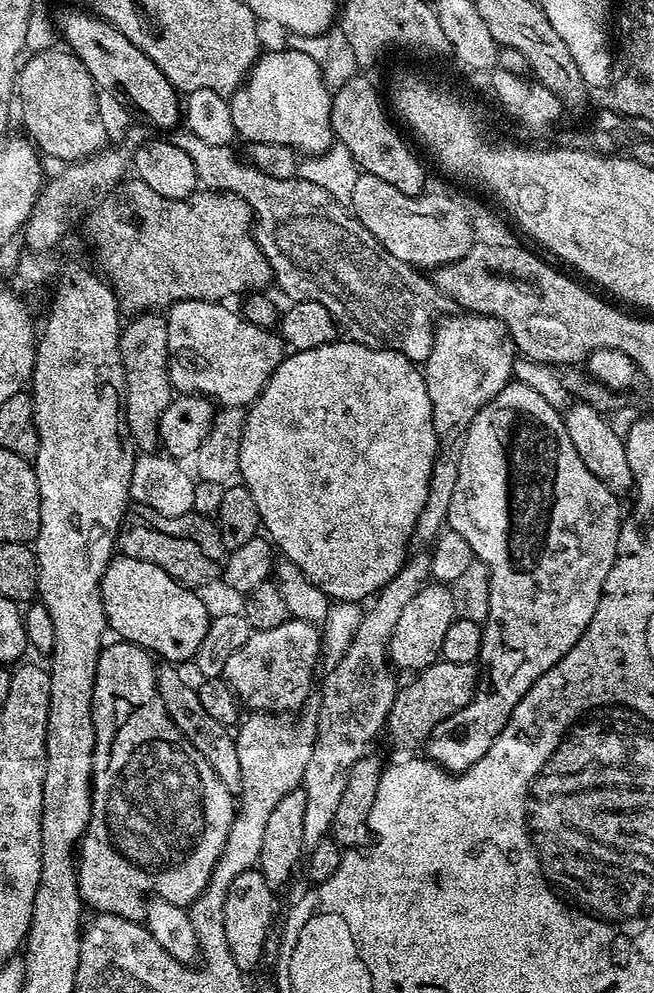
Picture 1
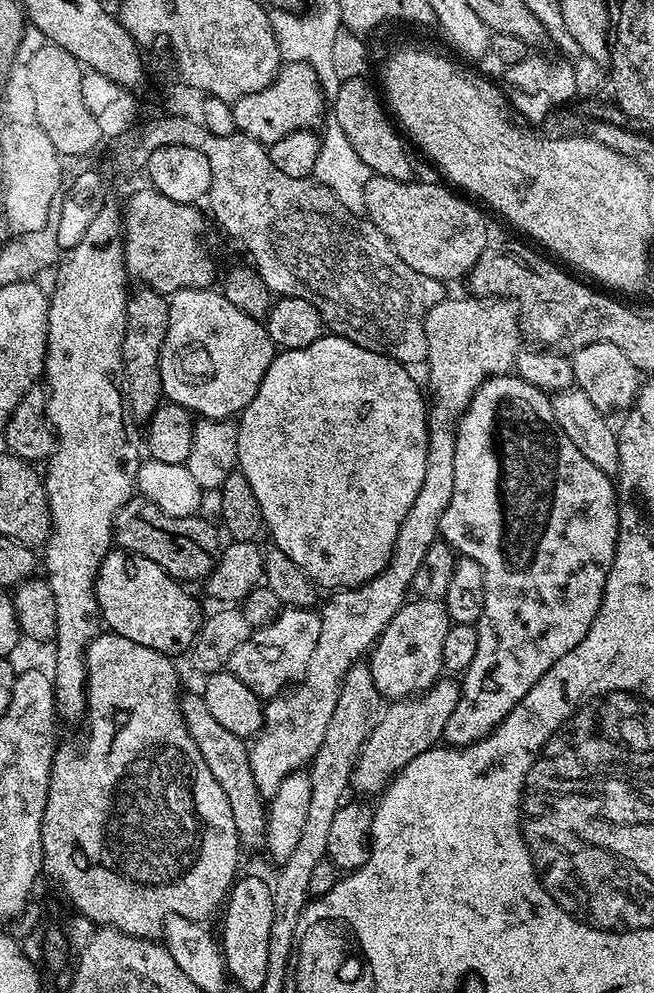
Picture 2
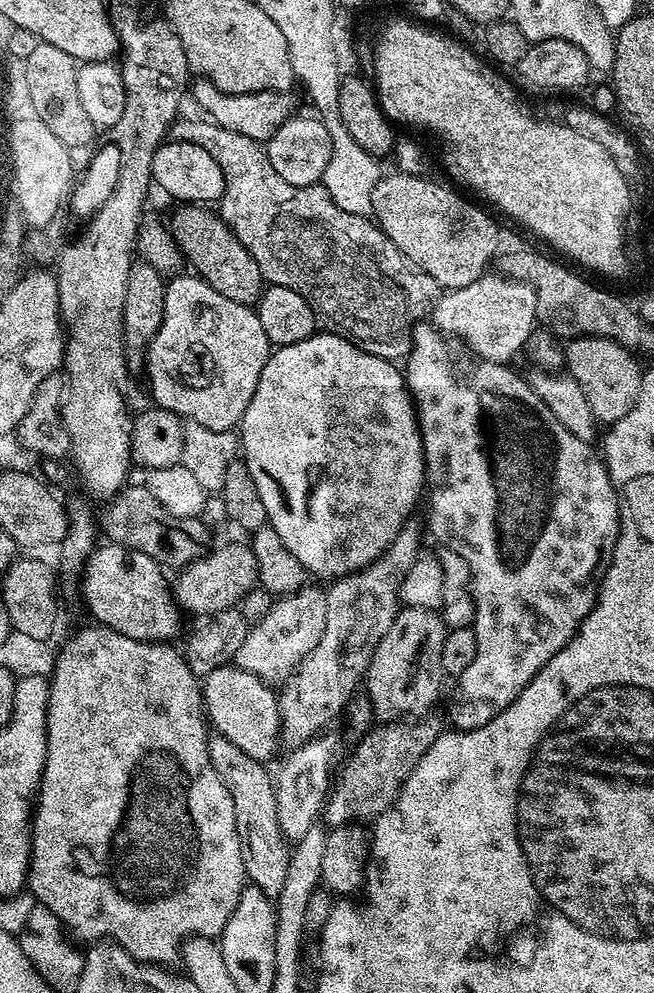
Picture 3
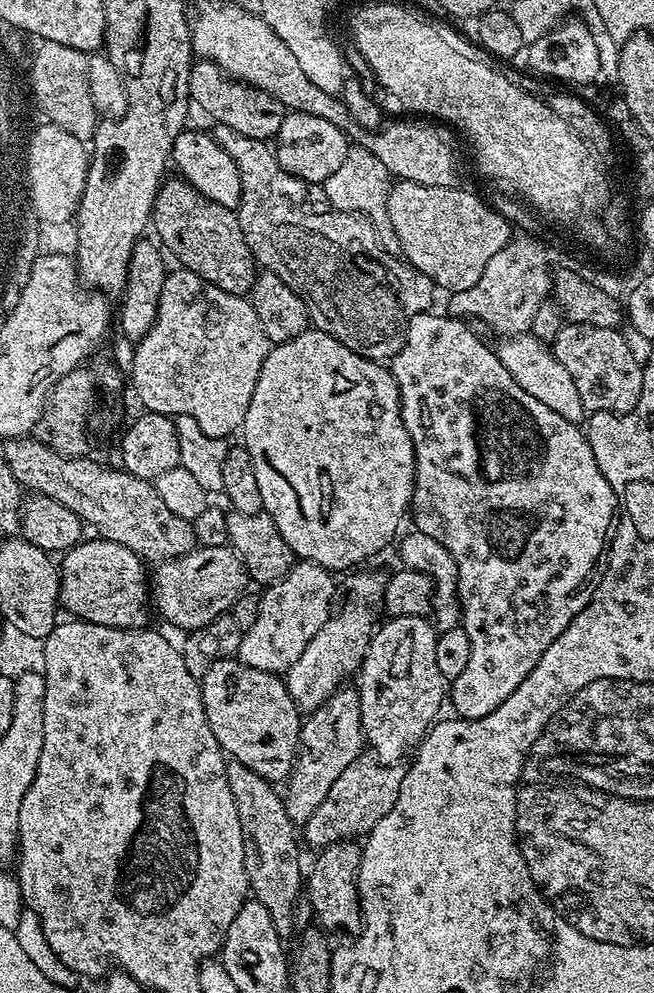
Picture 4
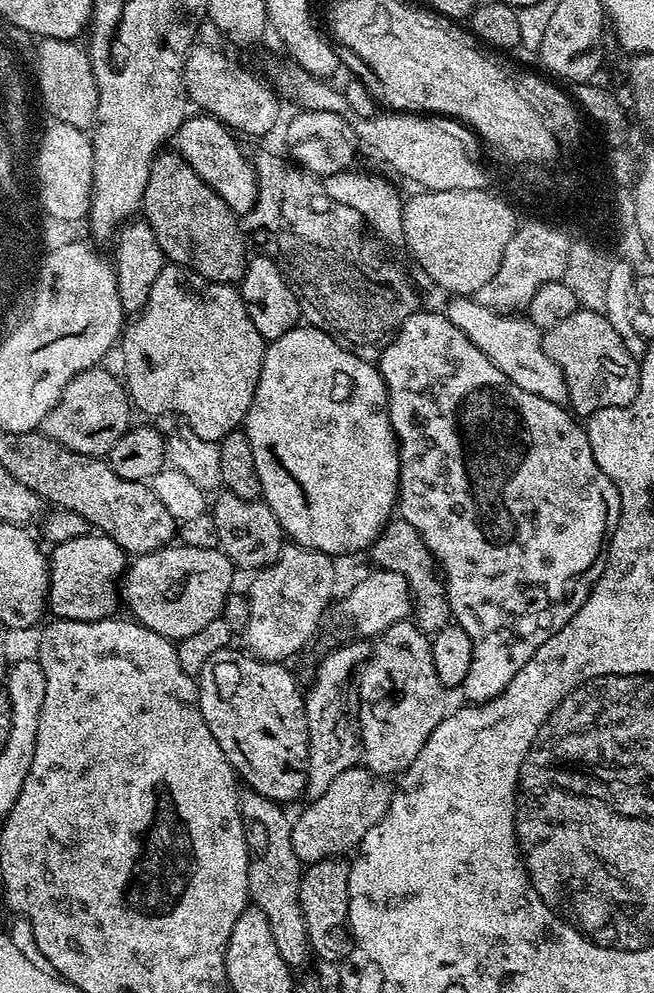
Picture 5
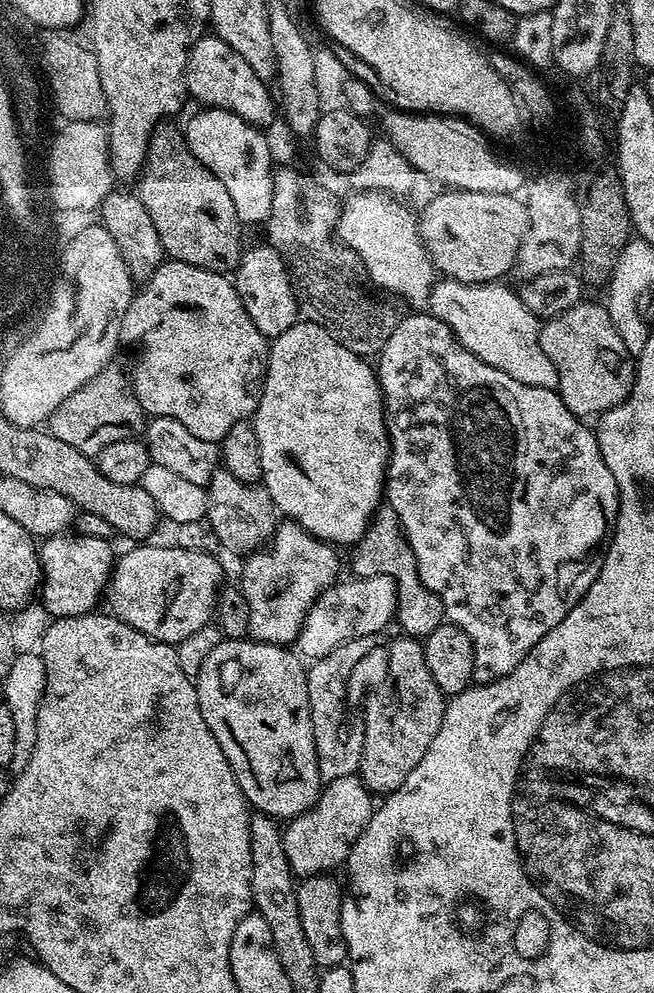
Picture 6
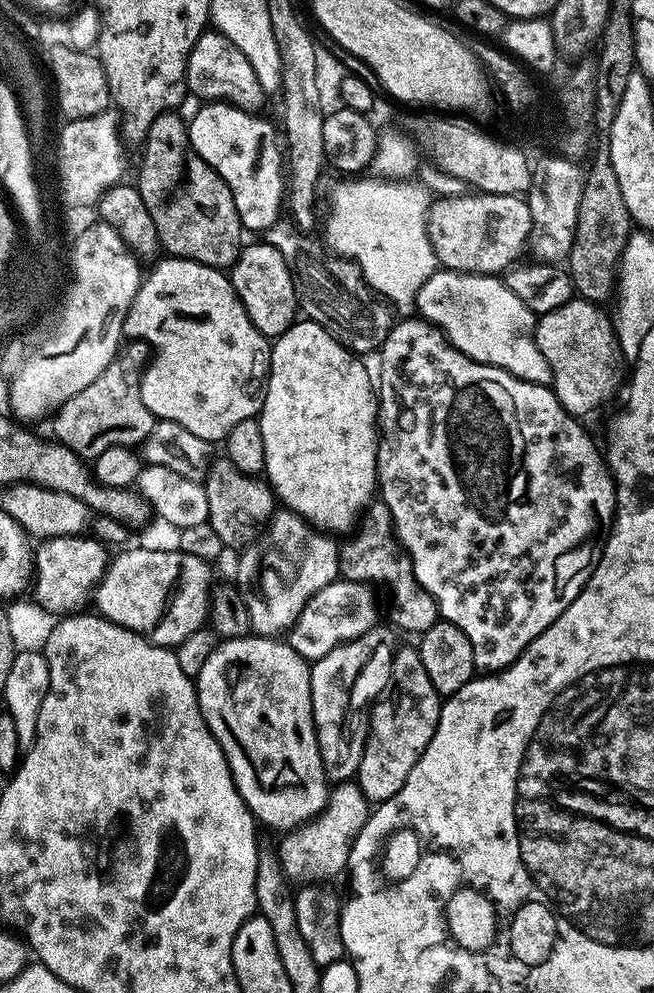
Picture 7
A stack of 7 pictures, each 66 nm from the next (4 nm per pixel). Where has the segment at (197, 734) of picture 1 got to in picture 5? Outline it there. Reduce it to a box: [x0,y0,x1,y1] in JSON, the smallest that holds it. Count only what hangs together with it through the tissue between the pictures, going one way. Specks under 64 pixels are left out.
[240,789,311,970]

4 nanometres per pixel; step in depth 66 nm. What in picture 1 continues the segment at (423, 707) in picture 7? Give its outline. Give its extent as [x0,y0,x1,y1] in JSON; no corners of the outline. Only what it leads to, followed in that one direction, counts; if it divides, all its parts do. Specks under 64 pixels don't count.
[389,582,457,674]

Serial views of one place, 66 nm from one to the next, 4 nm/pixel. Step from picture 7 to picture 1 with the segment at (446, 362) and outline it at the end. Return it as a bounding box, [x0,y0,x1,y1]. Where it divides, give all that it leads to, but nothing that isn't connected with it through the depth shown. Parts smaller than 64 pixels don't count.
[426,382,622,774]

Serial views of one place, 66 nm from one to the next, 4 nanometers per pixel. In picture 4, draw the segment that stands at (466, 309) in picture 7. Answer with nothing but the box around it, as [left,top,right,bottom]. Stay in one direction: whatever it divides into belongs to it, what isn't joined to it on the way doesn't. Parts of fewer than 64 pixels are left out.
[495,334,586,425]

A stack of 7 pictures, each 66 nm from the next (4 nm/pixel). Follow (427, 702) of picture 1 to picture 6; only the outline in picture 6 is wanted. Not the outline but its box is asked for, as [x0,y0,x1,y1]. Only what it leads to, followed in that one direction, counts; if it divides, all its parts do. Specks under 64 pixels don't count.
[283,775,373,877]

